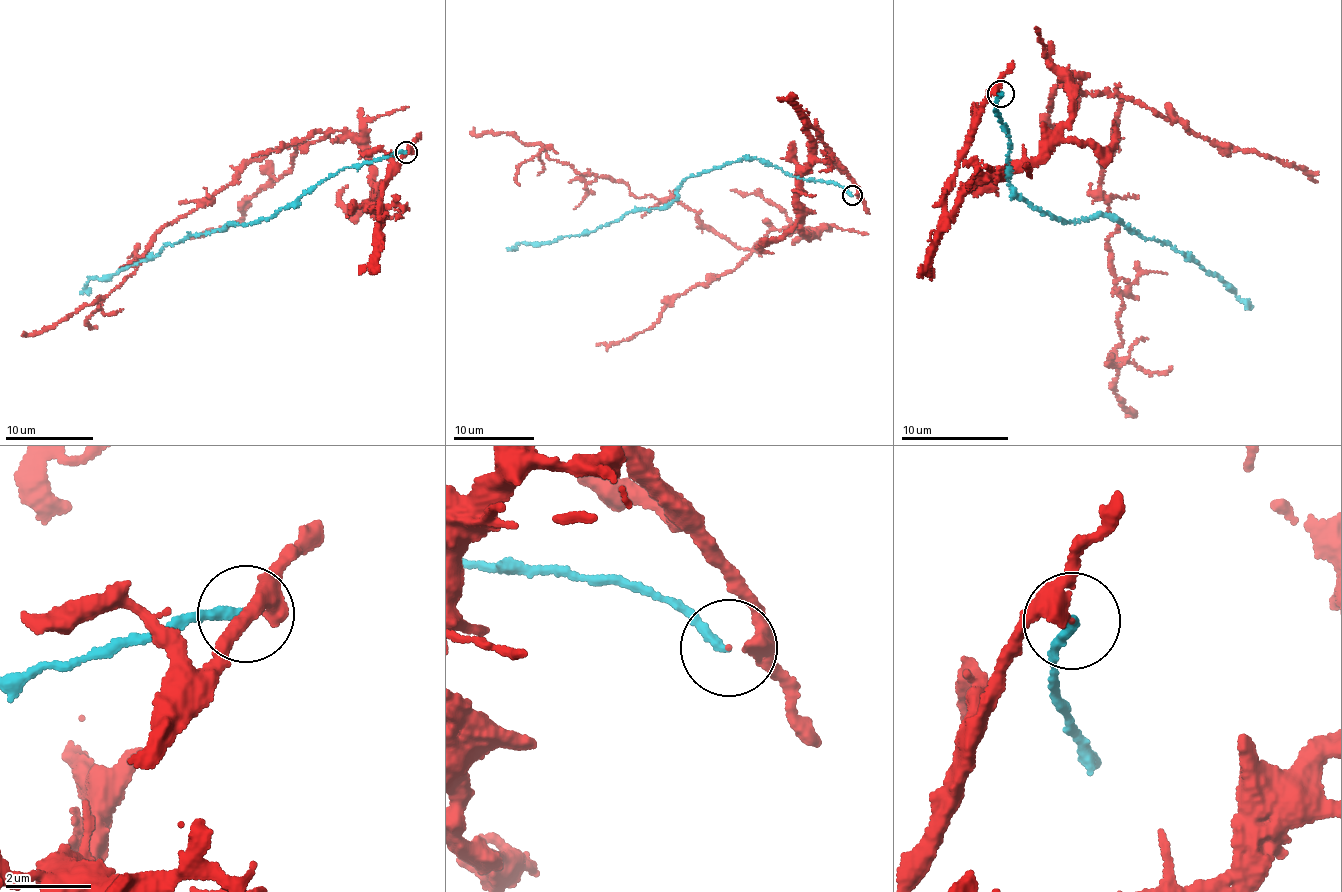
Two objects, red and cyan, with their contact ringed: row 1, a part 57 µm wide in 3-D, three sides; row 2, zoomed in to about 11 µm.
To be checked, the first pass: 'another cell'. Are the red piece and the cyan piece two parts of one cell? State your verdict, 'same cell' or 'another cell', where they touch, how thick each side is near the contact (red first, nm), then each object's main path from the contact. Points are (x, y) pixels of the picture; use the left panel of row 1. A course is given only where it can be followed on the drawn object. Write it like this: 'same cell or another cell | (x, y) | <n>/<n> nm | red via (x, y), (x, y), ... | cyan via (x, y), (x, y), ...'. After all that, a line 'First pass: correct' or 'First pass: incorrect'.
another cell | (406, 152) | 240/200 nm | red via (406, 153), (383, 190), (379, 230), (370, 154), (335, 130), (277, 148), (161, 228), (107, 295), (23, 334) | cyan via (406, 153), (343, 167), (279, 208), (270, 218), (184, 237), (162, 246), (158, 256), (88, 279), (80, 293)
First pass: correct

